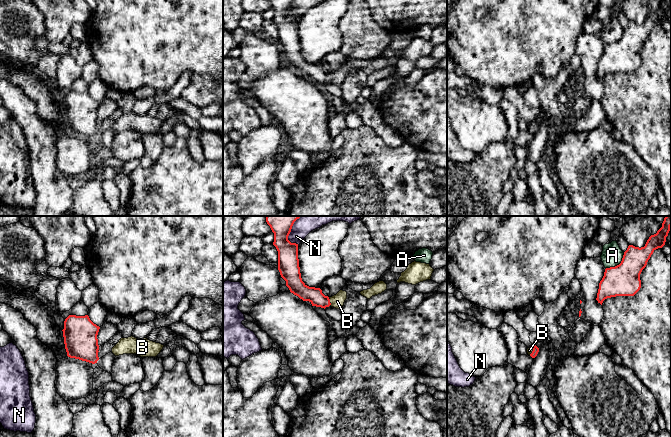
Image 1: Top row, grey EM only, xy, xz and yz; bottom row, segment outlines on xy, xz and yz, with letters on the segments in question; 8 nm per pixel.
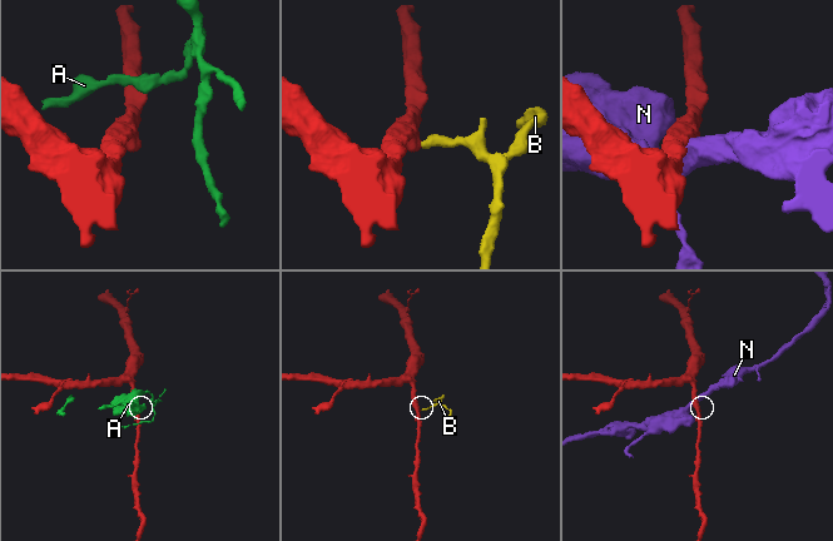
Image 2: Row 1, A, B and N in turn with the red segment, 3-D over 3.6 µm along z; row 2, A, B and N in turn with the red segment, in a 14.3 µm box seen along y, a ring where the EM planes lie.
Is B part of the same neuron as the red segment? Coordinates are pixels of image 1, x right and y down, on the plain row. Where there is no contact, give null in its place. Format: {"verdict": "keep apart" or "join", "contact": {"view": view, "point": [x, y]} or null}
{"verdict": "join", "contact": {"view": "xz", "point": [329, 77]}}

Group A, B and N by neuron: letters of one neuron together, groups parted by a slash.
A / B / N

